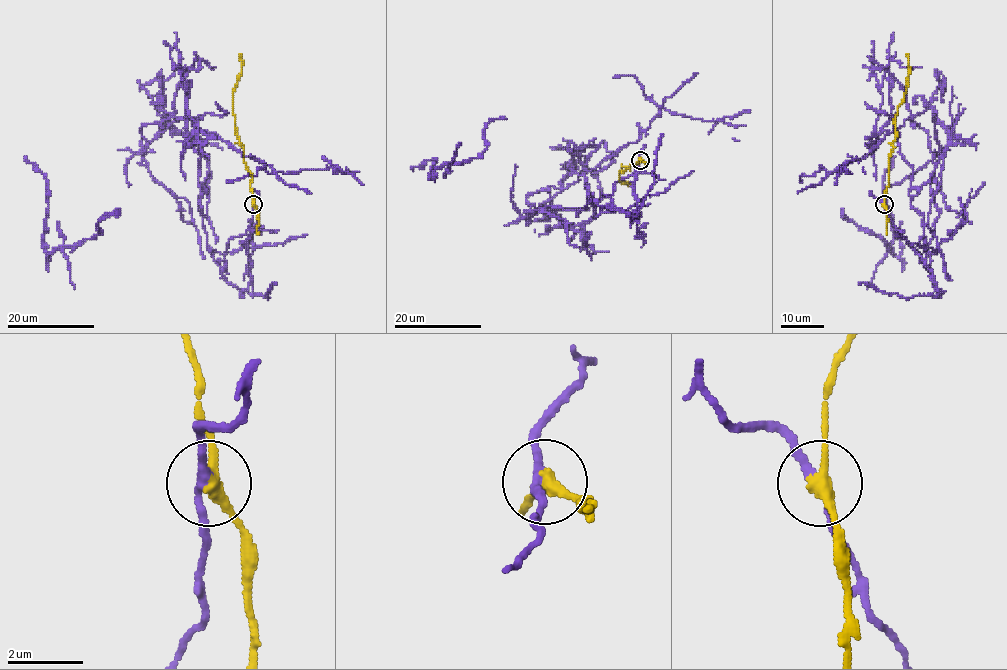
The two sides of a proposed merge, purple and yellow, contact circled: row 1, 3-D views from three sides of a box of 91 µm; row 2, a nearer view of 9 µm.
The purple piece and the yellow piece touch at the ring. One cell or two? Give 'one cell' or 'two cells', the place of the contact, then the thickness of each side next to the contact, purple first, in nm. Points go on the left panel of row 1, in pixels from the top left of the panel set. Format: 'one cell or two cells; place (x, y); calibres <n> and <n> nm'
two cells; place (253, 204); calibres 240 and 320 nm

